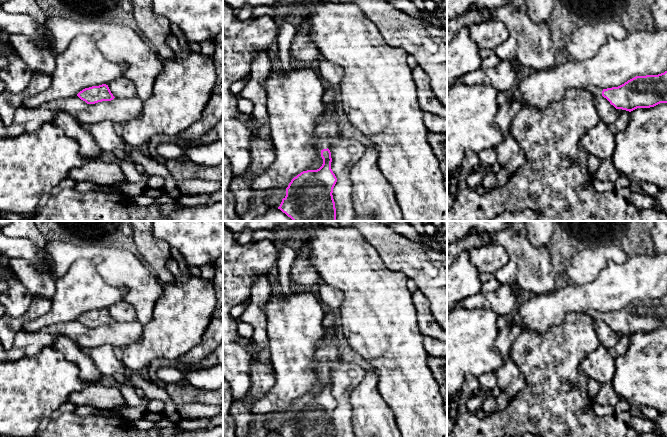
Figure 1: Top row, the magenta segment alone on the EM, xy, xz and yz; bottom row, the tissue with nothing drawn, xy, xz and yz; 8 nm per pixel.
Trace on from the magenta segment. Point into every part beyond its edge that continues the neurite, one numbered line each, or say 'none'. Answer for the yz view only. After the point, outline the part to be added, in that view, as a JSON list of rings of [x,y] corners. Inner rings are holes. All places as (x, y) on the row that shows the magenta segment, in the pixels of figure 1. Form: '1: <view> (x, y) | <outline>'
1: yz (595, 91) | [[[588,86],[584,88],[585,90],[589,91],[594,97],[601,96],[602,95],[602,88],[596,87],[596,86]]]

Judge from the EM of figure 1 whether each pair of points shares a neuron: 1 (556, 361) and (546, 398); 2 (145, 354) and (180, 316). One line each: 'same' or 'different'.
1: same
2: same

